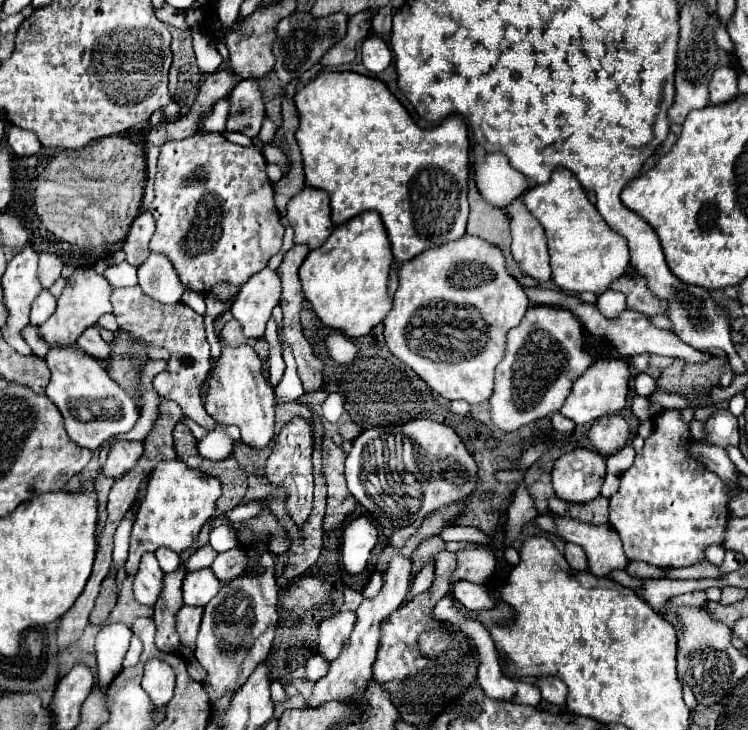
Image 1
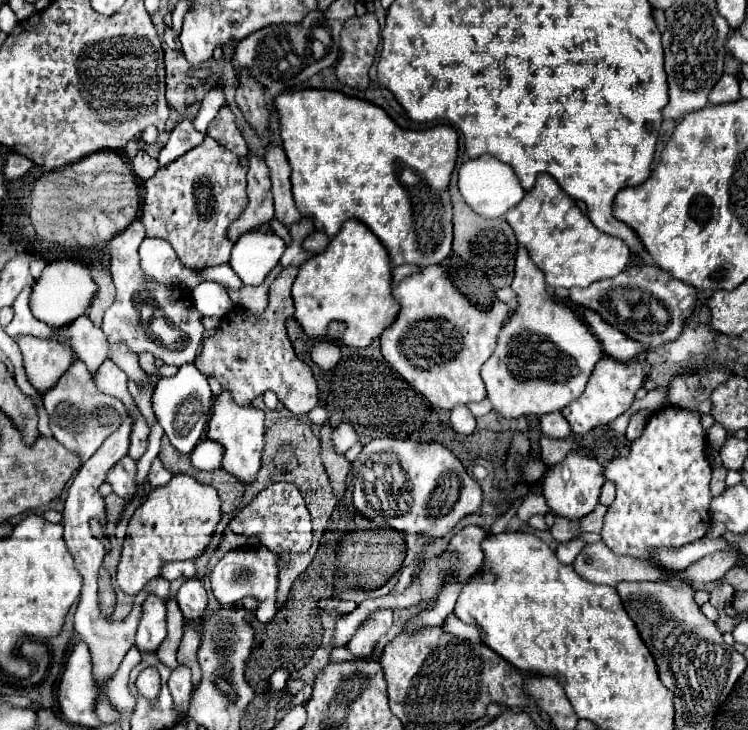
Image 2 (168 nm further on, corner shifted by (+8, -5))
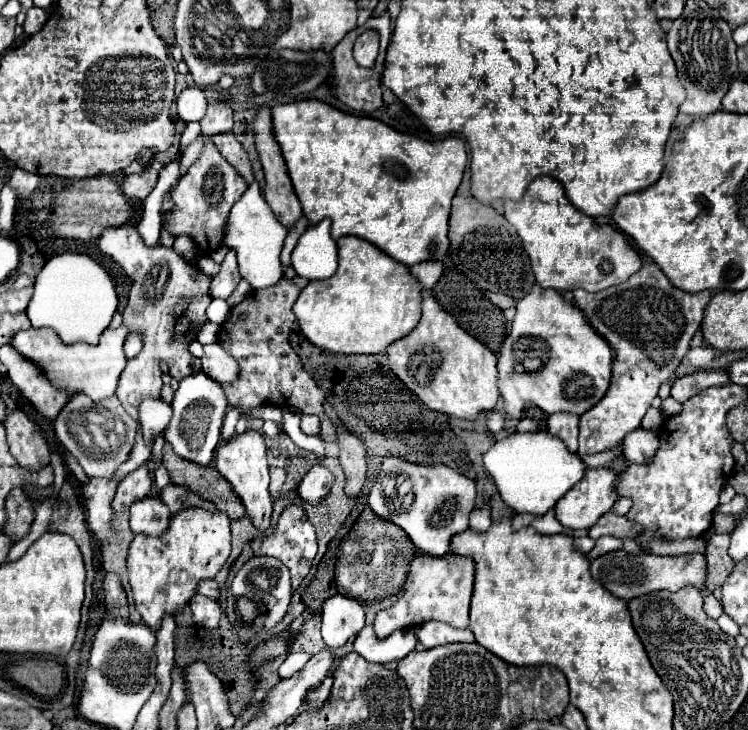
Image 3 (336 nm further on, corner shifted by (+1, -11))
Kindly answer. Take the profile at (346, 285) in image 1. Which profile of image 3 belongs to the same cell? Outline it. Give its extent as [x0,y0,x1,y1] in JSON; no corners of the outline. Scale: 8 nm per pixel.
[293,236,423,354]

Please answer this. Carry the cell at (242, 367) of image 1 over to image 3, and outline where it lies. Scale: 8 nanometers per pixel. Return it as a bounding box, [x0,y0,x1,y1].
[215,430,273,532]

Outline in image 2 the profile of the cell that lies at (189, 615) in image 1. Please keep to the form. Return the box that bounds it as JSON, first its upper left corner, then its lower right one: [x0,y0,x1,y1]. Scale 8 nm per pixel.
[178,622,200,686]

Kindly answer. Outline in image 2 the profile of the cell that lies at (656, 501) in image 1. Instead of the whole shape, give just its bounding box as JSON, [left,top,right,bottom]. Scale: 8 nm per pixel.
[602,406,712,568]

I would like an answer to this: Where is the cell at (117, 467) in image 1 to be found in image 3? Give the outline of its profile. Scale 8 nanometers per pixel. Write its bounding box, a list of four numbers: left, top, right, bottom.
[129,496,171,536]

